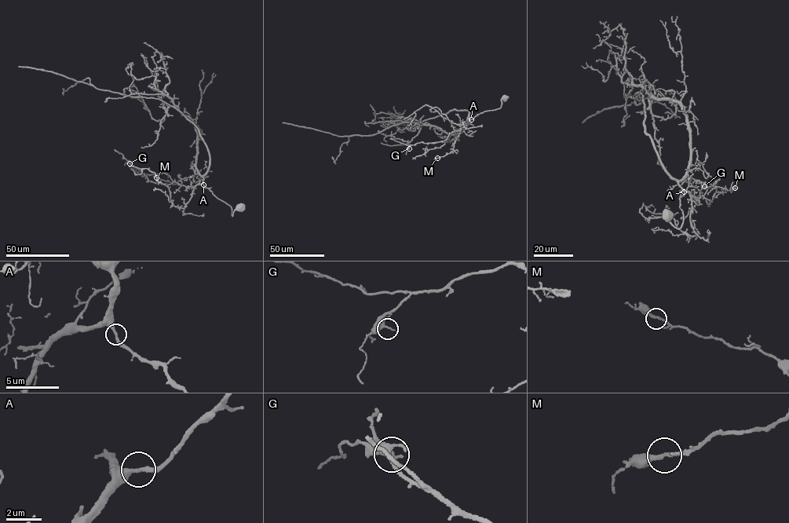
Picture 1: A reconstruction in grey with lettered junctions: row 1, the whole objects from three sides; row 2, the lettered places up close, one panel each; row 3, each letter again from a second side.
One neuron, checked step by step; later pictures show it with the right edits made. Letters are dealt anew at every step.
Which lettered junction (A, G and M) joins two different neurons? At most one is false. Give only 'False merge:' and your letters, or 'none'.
False merge: none

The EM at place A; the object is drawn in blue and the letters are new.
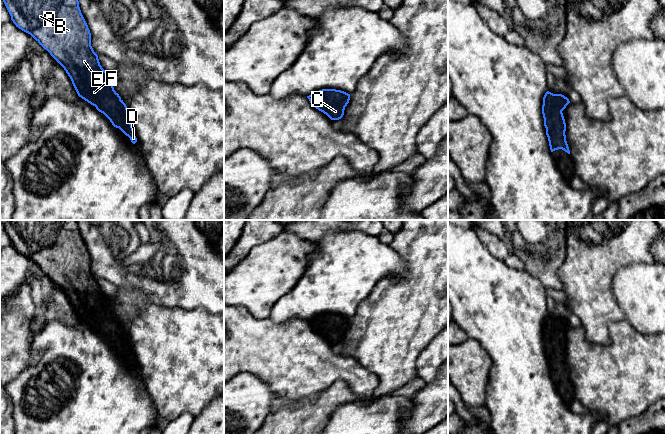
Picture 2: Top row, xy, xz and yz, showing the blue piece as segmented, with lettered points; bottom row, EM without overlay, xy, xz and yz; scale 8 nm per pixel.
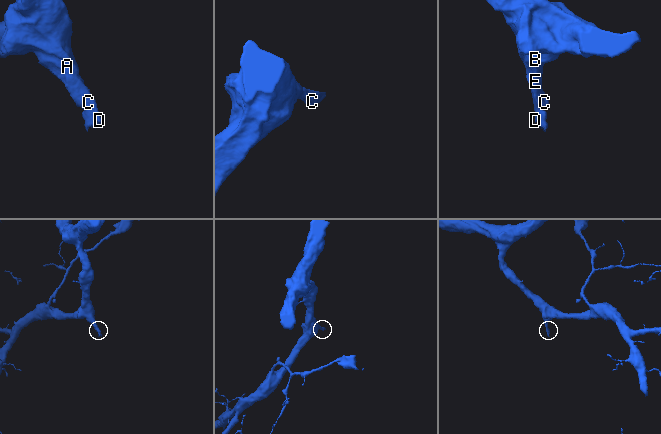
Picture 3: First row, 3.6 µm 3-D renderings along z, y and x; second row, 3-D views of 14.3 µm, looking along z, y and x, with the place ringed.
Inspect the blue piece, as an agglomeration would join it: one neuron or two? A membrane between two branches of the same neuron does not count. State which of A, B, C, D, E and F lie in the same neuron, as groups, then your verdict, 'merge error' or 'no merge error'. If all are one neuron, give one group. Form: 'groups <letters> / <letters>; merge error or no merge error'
groups A B C D E F; no merge error

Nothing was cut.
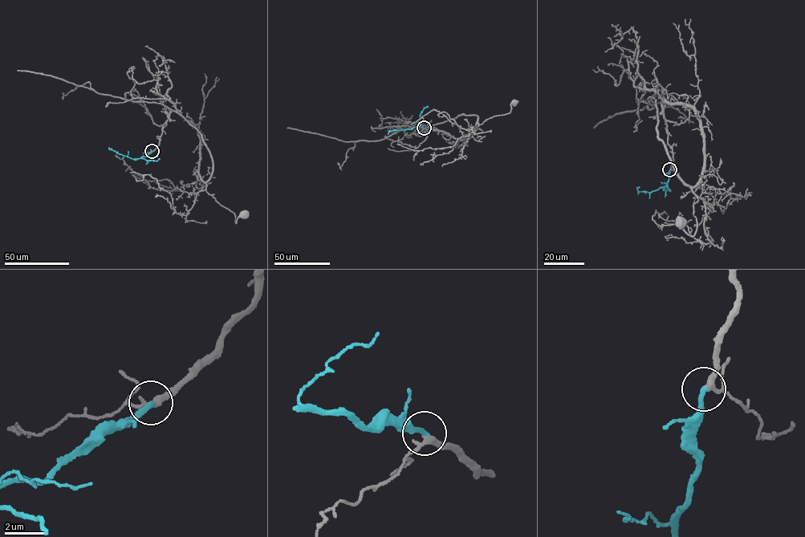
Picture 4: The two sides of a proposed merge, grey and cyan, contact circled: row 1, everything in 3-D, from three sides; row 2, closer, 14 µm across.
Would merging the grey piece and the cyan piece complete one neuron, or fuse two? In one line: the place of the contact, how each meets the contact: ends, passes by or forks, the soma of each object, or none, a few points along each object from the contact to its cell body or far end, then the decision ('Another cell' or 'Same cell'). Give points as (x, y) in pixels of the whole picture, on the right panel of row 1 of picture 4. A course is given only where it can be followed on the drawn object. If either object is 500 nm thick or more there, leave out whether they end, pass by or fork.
Place: (669, 169). At the ring grey passes by. At the ring cyan ends. Soma of grey: (680, 224). Soma of cyan: none. Course of grey: (670, 169), (664, 98), (693, 108), (704, 146), (703, 174), (692, 189), (697, 230), (689, 235), (679, 224). Course of cyan: (670, 169), (666, 184), (669, 190), (664, 190), (663, 188), (666, 185). Same cell

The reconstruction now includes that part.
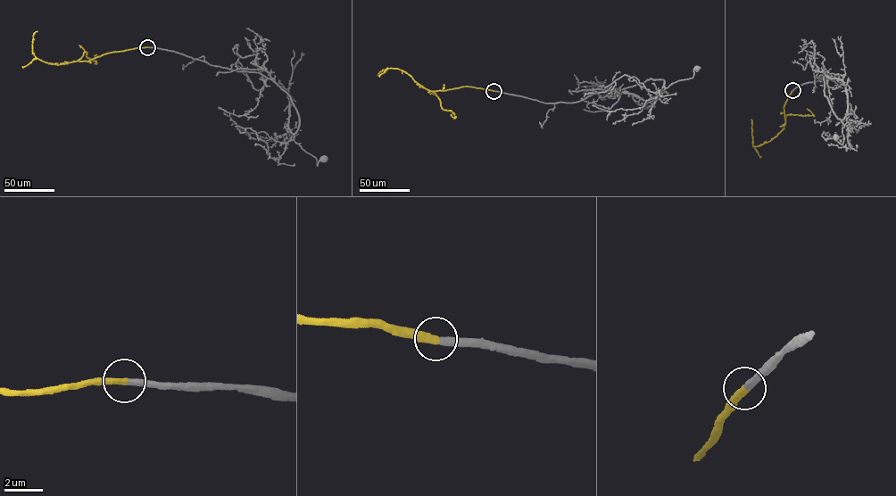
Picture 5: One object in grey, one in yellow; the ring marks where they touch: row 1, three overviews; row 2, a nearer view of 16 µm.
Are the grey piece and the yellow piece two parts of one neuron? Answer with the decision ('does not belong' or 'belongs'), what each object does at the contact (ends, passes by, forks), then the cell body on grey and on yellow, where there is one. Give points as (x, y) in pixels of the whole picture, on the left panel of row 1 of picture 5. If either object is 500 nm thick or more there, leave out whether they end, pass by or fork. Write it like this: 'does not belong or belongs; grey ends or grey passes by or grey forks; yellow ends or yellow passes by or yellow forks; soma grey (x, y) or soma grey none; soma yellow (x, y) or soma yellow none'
belongs; grey ends; yellow ends; soma grey (323, 159); soma yellow none

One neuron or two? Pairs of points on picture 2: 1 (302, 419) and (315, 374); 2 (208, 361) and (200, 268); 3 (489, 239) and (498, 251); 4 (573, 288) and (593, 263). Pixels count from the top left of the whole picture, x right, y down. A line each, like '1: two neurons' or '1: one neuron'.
1: two neurons
2: two neurons
3: one neuron
4: one neuron

